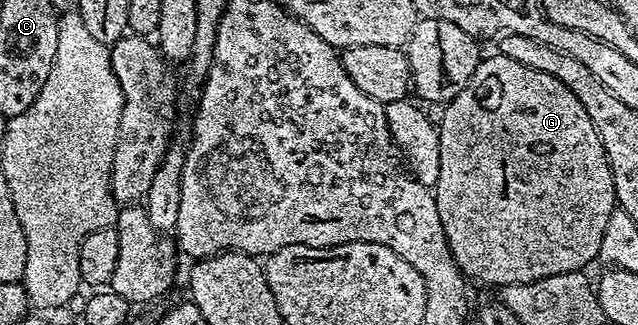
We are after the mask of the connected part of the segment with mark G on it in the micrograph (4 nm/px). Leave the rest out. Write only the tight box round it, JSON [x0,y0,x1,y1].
[435,55,618,287]

